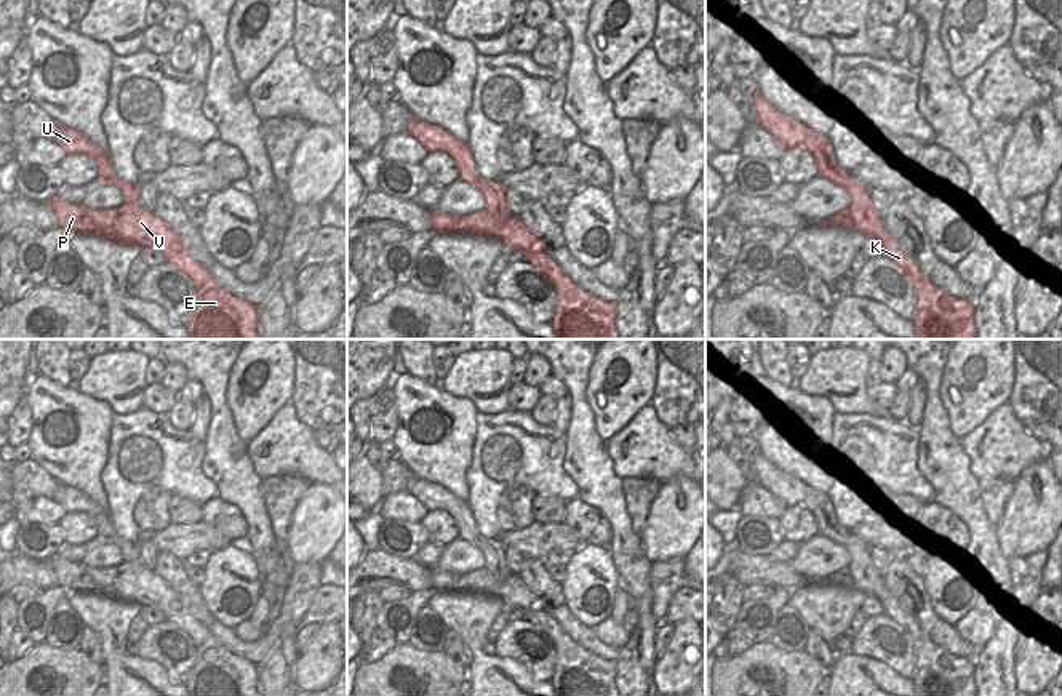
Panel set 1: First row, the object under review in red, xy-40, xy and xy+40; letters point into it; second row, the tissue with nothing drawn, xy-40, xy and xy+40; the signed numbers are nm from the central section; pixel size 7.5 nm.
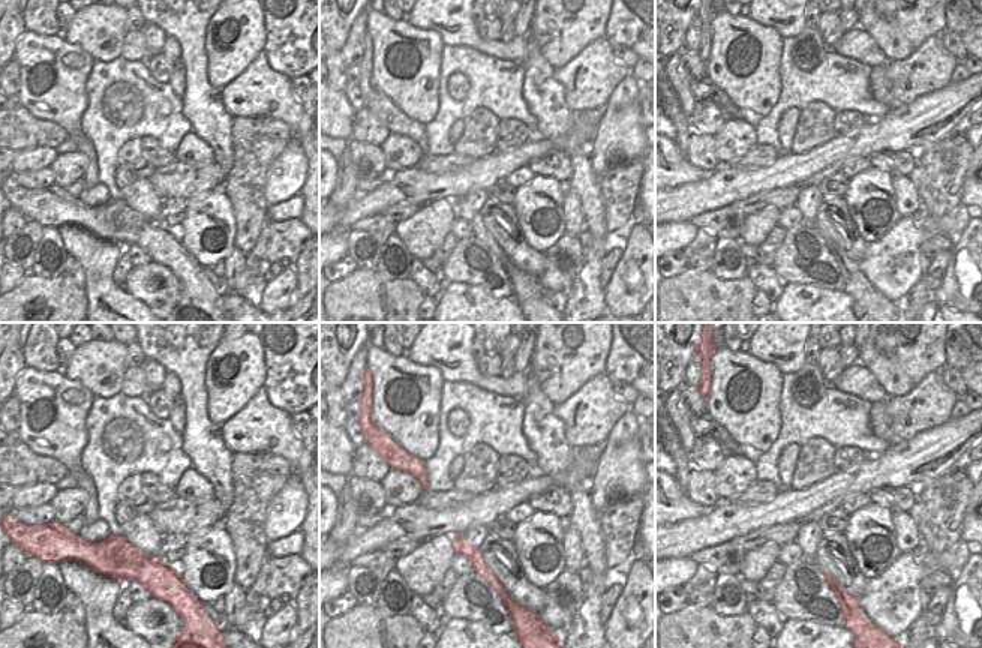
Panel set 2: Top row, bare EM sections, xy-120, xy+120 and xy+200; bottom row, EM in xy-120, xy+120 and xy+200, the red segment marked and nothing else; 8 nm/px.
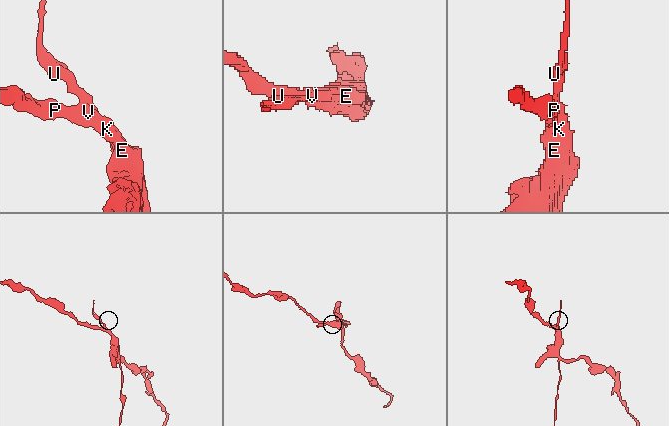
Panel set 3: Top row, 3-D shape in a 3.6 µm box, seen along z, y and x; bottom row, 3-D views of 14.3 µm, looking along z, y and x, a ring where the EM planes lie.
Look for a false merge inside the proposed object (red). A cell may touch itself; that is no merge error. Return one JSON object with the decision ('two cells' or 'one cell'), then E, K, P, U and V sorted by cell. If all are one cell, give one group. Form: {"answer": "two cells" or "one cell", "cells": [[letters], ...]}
{"answer": "two cells", "cells": [["E", "K", "P", "V"], ["U"]]}

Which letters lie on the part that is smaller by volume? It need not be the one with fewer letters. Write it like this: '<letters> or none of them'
U

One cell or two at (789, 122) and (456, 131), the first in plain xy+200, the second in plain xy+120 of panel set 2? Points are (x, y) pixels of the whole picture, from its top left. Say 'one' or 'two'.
one

